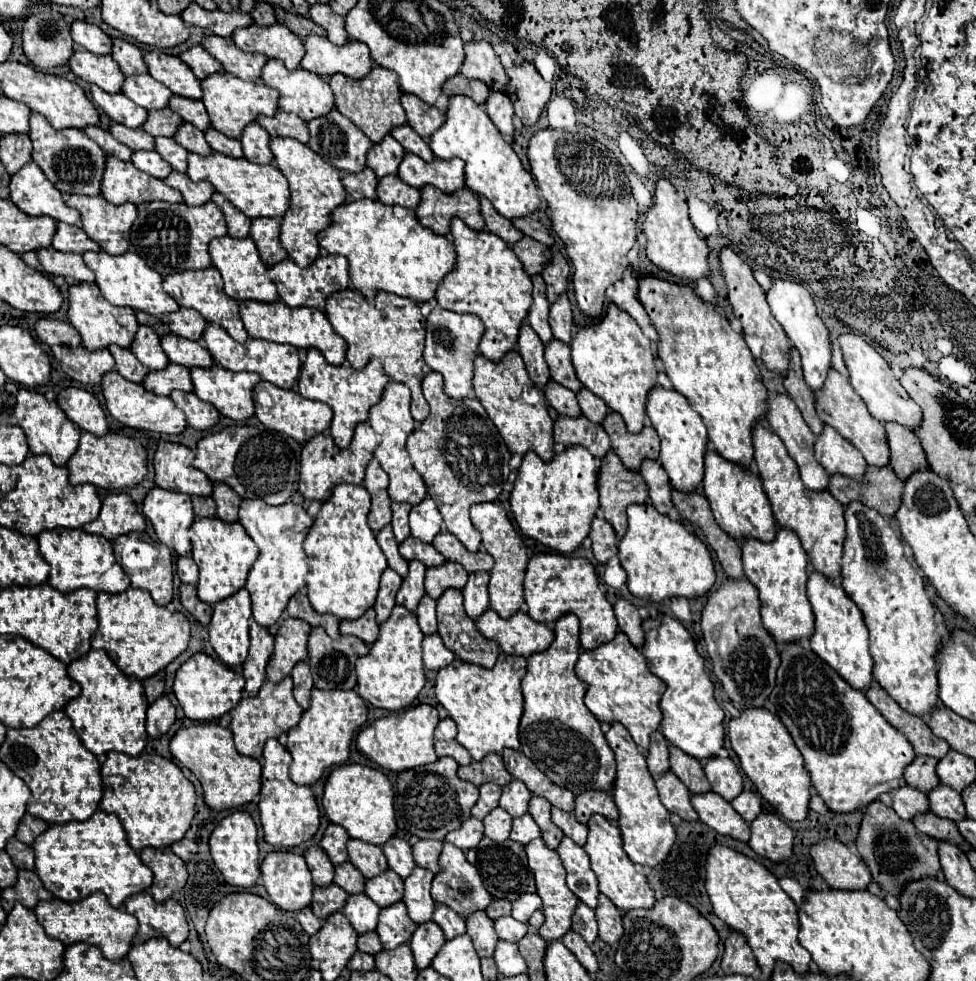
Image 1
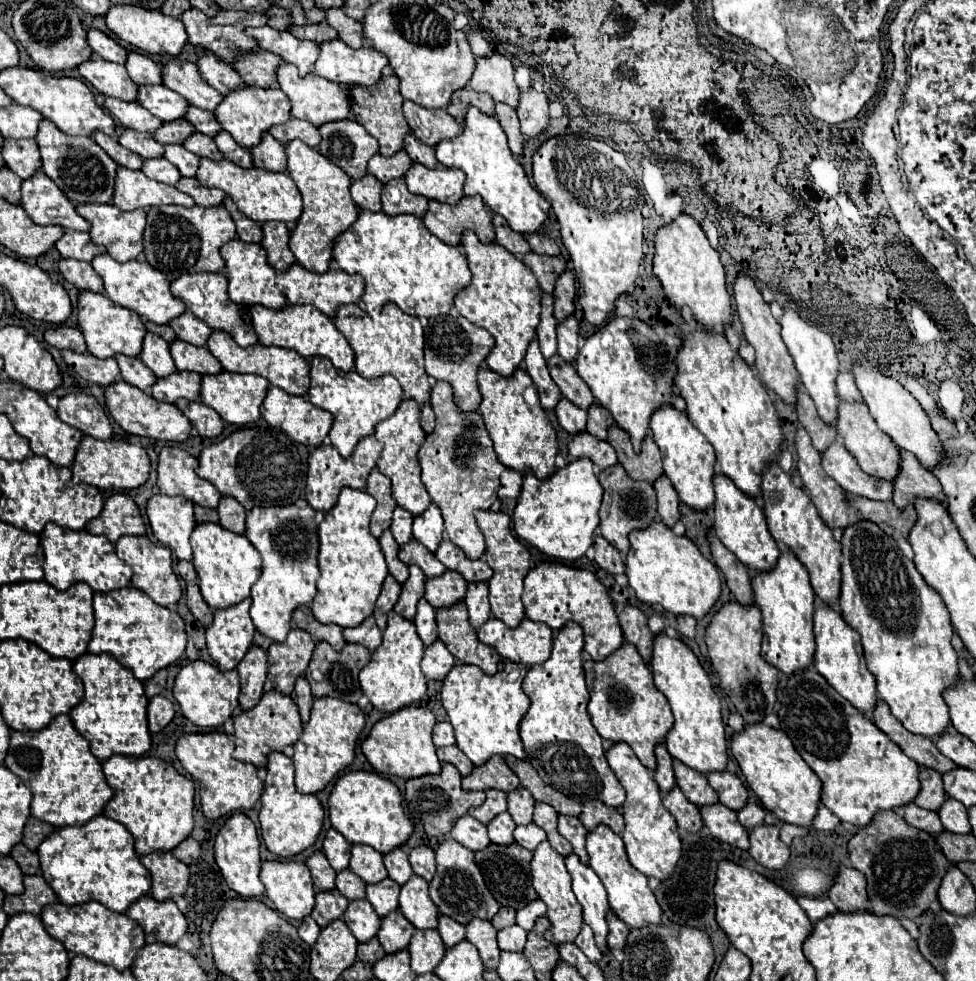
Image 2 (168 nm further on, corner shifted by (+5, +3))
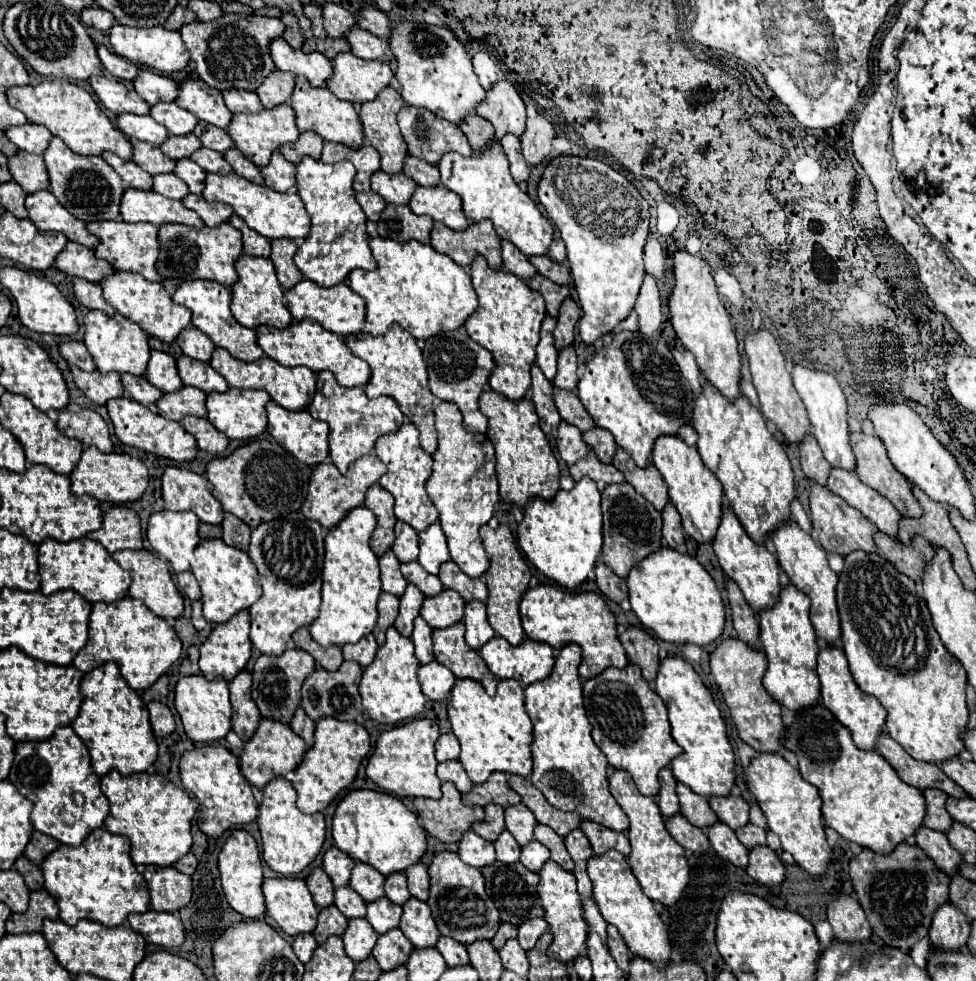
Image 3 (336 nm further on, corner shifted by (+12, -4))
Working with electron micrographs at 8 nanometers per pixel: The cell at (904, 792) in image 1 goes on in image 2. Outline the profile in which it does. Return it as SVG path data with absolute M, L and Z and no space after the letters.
M906 804L906 808L902 808L902 814L906 818L906 822L918 830L924 830L928 834L940 834L944 832L942 822L938 820L936 812L926 812L924 808L918 808L916 804Z

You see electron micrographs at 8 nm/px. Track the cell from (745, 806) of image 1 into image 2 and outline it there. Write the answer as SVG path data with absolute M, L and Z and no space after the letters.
M748 802L746 808L742 808L742 812L738 812L738 820L746 830L752 830L754 826L764 824L764 808L760 804Z

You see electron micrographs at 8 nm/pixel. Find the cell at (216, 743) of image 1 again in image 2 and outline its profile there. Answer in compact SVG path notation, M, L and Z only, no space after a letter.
M224 732L208 734L186 734L176 742L176 756L182 762L184 770L200 782L200 802L206 818L218 820L220 816L234 814L238 810L250 810L260 800L264 784L256 776L252 764L242 764L232 758L234 740Z

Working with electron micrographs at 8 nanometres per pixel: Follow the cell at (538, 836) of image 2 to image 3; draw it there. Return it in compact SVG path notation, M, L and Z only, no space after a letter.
M531 841L527 843L527 847L521 847L521 855L519 861L529 869L529 871L539 871L543 867L543 863L549 859L549 851L547 847L543 847L543 843L539 841Z

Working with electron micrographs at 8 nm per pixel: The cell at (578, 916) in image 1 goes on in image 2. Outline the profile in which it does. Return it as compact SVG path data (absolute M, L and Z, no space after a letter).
M584 924L582 926L582 932L578 934L578 938L574 940L574 944L586 954L586 958L590 960L590 962L600 962L600 958L602 958L602 954L600 954L600 950L598 950L598 946L594 944L594 936L592 936L592 932L590 932L590 928Z

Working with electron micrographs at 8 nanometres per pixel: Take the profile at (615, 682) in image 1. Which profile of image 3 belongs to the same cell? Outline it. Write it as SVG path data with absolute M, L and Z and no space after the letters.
M633 663L623 669L607 667L583 683L583 697L589 723L593 725L593 741L605 753L609 765L627 769L643 795L657 795L657 773L681 753L681 747L671 737L663 701L651 685L643 681L639 667Z

